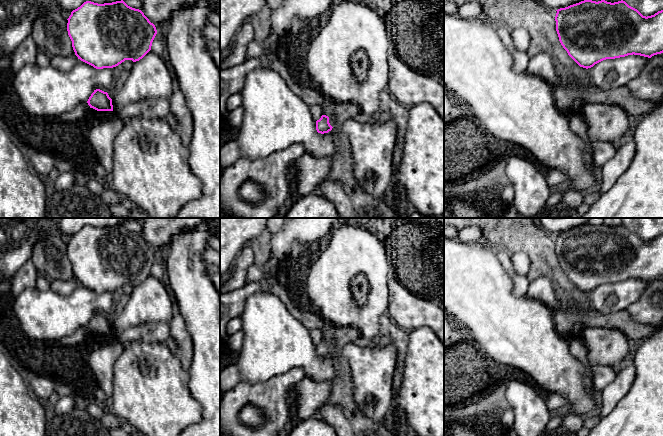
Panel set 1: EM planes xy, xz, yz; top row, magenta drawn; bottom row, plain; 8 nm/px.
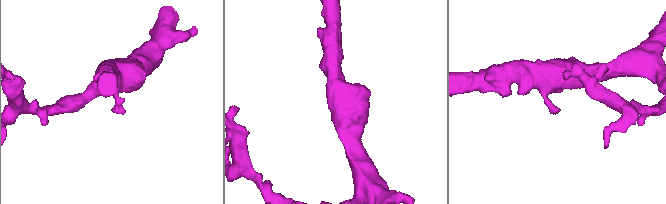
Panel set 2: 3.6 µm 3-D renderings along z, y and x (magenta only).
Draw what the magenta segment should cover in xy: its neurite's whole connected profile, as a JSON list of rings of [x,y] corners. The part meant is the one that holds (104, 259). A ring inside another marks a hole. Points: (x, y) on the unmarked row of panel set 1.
[[[123,224],[104,228],[86,225],[73,234],[67,244],[67,255],[75,279],[96,293],[113,292],[125,284],[139,285],[151,274],[152,266],[157,258],[155,249],[149,245],[144,237],[128,230]]]

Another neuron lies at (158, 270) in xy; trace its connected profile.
[[[158,256],[152,266],[150,275],[161,280],[165,274],[166,270],[164,267],[164,262],[161,260],[161,257]]]

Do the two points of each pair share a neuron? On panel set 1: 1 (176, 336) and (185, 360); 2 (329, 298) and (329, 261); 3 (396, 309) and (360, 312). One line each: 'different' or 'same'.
1: same
2: same
3: different

